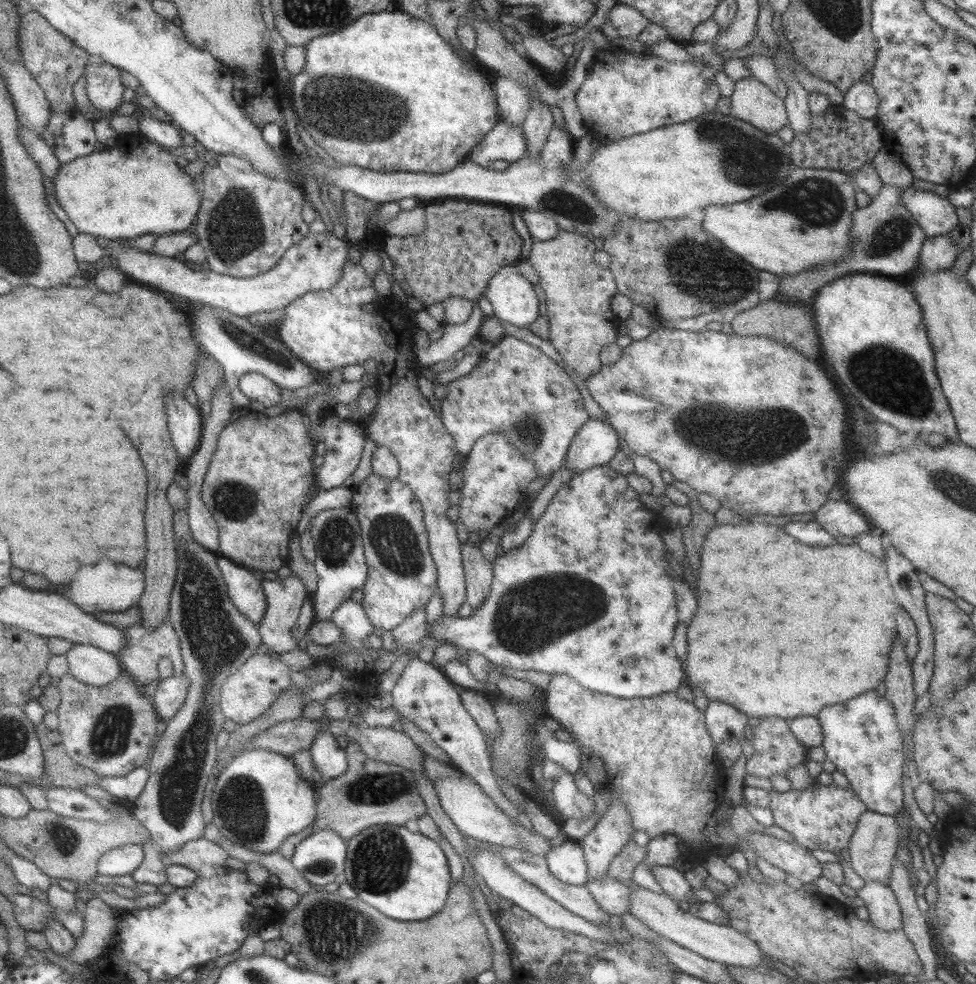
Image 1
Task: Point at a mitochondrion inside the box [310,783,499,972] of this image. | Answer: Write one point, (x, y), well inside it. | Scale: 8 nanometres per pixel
(380, 863)

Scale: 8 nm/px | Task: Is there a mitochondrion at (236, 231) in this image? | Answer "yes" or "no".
yes

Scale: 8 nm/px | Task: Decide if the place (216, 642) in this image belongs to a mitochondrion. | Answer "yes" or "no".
yes

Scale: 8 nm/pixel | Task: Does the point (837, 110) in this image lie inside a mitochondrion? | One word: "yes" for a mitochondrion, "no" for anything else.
no

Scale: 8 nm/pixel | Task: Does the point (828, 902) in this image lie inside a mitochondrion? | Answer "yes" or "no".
no

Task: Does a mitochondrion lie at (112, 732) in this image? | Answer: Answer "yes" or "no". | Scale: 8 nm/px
yes

